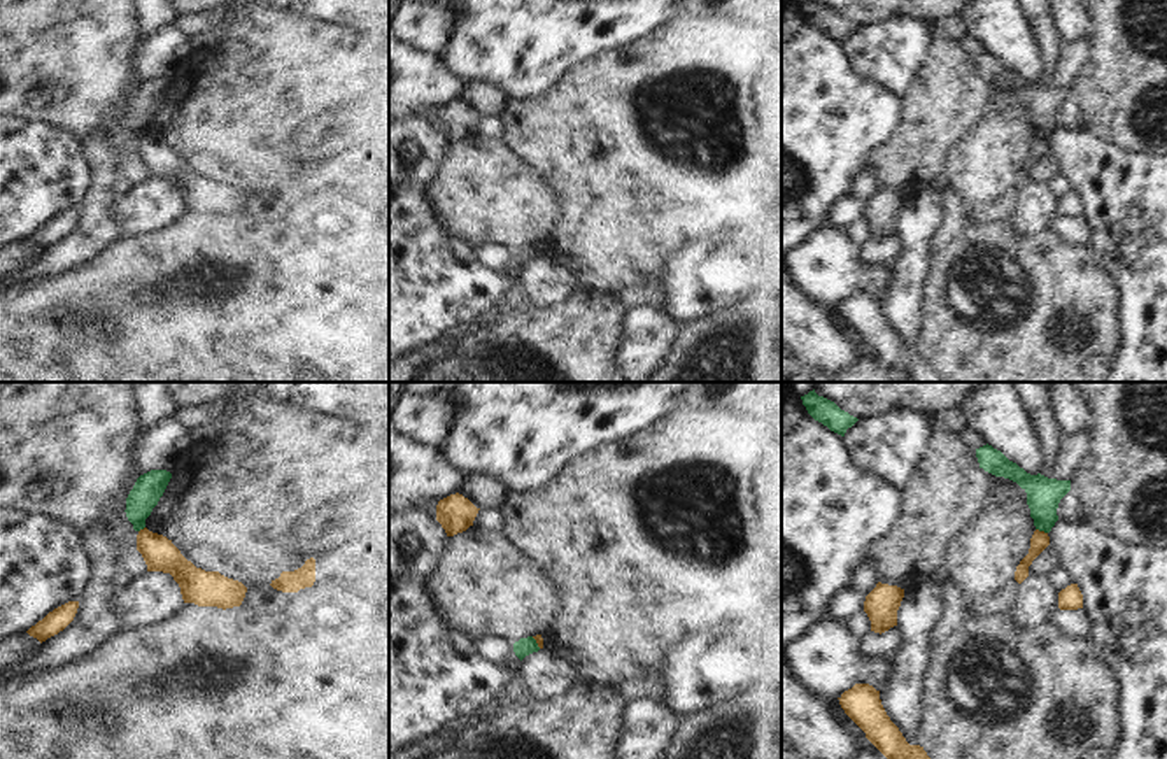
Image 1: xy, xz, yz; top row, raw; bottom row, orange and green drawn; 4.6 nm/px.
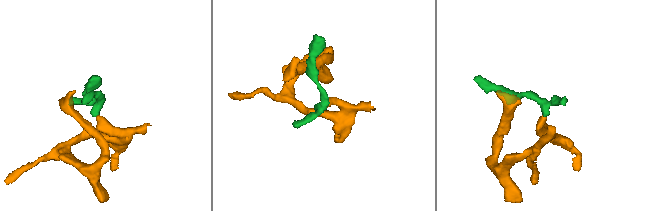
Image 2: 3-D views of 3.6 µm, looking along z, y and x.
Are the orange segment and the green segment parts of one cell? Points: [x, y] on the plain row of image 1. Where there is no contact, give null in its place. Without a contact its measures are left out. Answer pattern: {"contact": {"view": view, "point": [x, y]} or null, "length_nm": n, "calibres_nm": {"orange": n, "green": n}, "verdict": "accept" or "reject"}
{"contact": {"view": "yz", "point": [1041, 139]}, "length_nm": 60, "calibres_nm": {"orange": 90, "green": 160}, "verdict": "reject"}

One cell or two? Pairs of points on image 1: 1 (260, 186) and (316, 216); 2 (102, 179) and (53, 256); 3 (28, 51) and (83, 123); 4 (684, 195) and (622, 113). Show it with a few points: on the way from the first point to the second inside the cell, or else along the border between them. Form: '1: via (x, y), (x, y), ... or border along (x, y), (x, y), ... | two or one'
1: via (270, 200), (281, 211), (302, 216) | one
2: via (99, 198), (95, 218), (72, 241) | one
3: via (49, 60), (83, 93), (83, 102) | one
4: via (657, 193), (622, 158), (622, 139) | one

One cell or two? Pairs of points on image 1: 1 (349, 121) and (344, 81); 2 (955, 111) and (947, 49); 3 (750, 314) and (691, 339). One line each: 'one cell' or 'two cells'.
1: two cells
2: one cell
3: one cell

